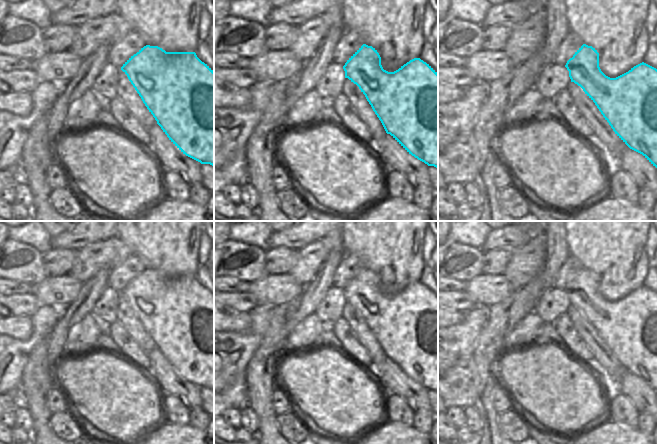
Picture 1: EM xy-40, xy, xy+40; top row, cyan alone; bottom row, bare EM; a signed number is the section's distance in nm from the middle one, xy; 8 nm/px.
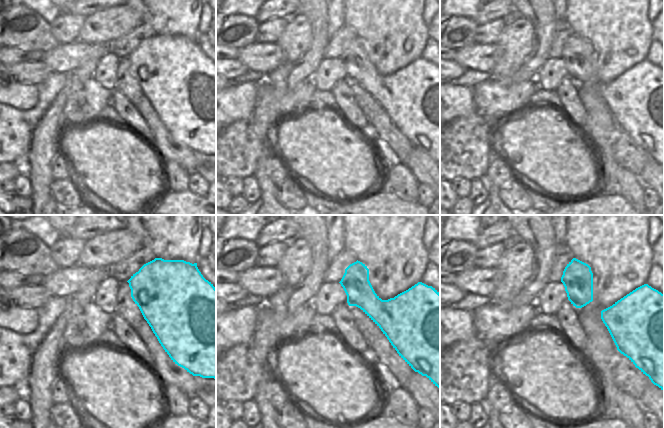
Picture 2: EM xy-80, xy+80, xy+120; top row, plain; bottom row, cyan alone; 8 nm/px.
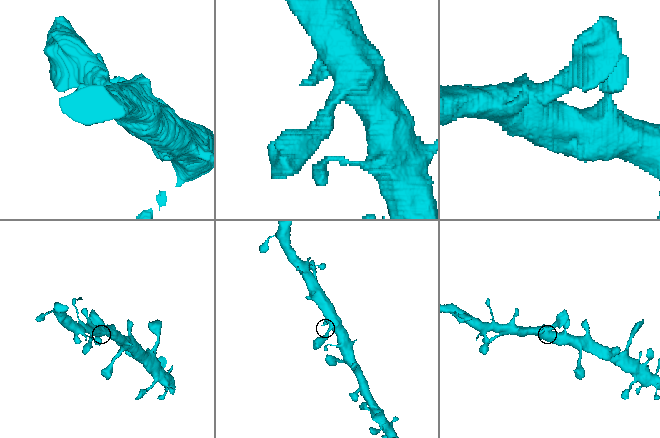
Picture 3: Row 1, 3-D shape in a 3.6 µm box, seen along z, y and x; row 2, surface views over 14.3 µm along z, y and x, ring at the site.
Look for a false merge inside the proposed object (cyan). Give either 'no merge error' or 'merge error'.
no merge error

